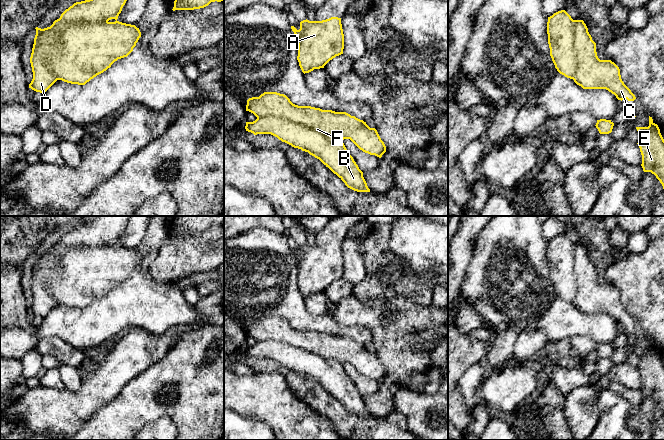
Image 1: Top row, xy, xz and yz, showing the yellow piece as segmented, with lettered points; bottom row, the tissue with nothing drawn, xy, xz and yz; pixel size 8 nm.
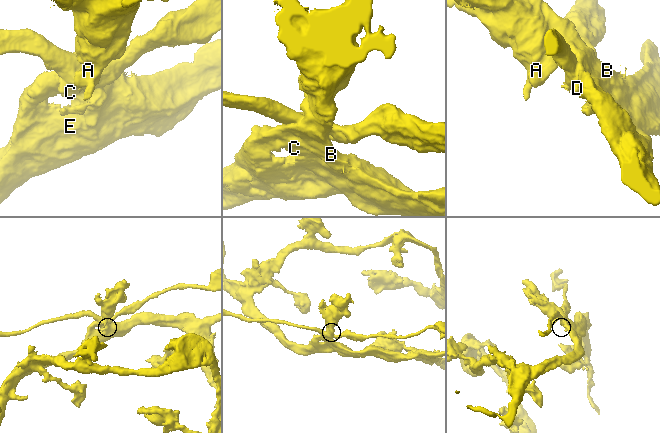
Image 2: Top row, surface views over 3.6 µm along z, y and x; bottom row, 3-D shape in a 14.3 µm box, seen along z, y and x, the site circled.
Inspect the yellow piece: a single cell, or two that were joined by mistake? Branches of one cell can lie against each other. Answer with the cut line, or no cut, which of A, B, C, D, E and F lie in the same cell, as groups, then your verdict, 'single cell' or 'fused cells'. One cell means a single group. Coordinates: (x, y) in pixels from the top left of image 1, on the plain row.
cut xz (257, 341), (293, 345), (299, 352), (314, 352), (342, 364); groups A B C D E / F; fused cells

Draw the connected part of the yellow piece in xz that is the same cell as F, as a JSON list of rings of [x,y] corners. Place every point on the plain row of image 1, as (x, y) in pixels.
[[[264,316],[259,321],[249,322],[246,335],[269,346],[283,343],[295,346],[299,353],[315,353],[342,364],[350,363],[363,376],[379,382],[386,376],[386,370],[377,354],[346,336],[298,330],[286,319],[277,316]]]

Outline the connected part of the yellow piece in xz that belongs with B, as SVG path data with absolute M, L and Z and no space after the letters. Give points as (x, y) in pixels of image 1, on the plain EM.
M257 342L253 346L246 346L245 353L254 359L271 358L294 372L308 376L336 398L348 412L370 416L363 396L338 360L323 358L315 353L299 353L295 346L283 343L269 346Z

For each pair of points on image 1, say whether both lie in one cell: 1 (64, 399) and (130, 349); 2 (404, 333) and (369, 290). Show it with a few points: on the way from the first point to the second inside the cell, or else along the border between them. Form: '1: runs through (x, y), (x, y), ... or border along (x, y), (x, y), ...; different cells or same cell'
1: runs through (81, 399), (116, 366); same cell
2: border along (413, 297), (393, 297), (390, 300); different cells

